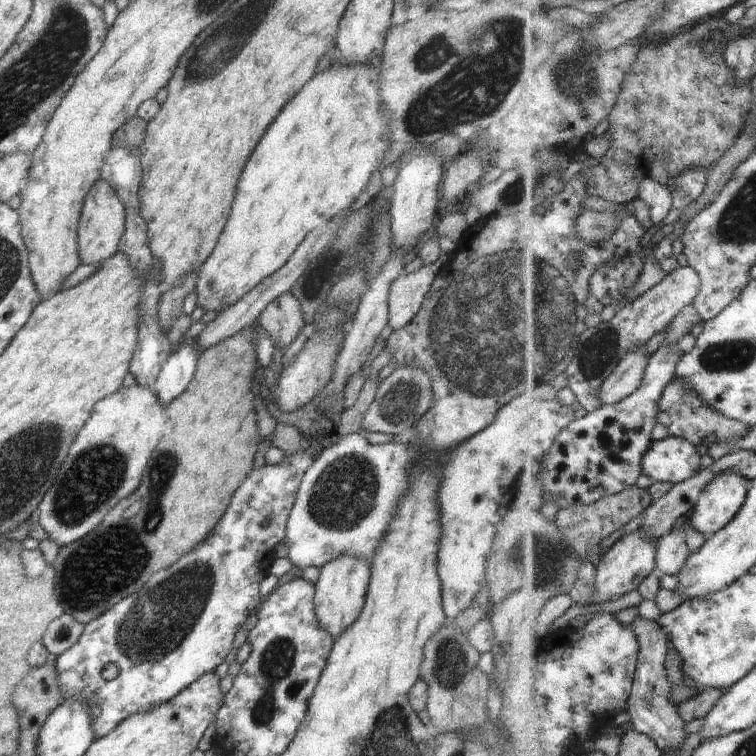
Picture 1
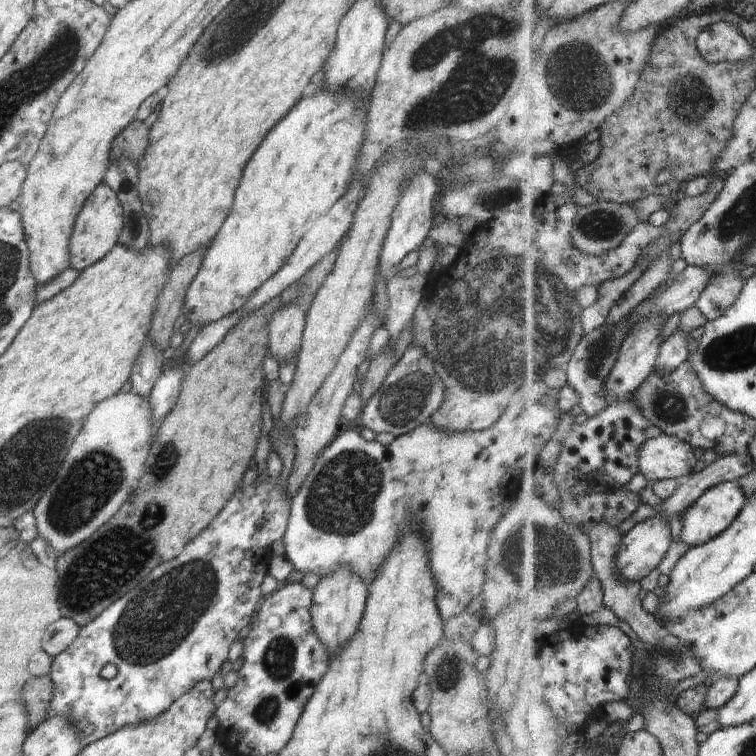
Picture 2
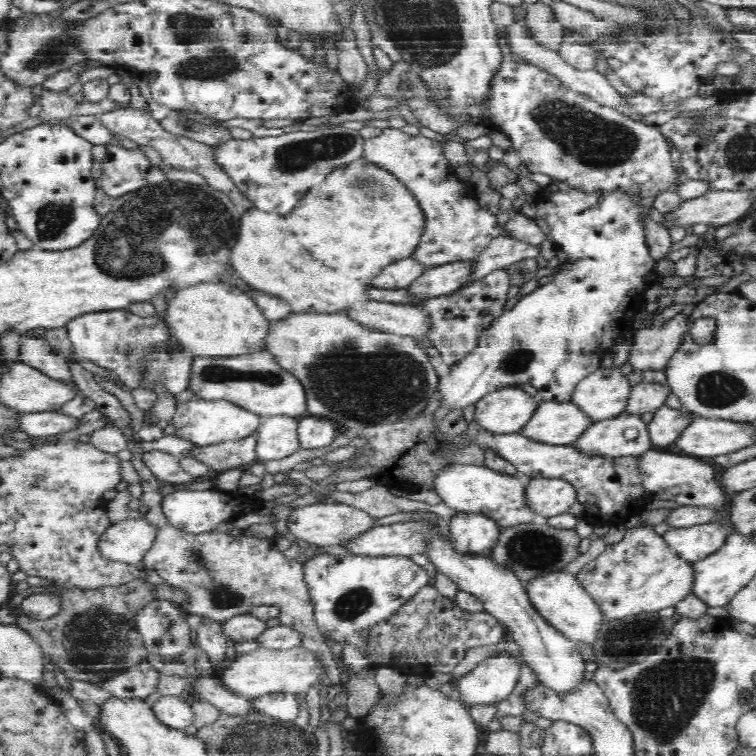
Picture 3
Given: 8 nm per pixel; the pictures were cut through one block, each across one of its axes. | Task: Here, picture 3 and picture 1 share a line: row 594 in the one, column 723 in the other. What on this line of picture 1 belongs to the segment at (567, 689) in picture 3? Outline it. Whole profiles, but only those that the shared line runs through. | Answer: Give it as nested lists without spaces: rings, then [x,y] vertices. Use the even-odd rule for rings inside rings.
[[[718,474],[714,478],[709,488],[702,492],[702,497],[698,502],[697,508],[689,516],[688,520],[693,528],[701,532],[706,538],[714,536],[720,530],[725,530],[741,513],[749,497],[750,486],[748,478],[742,474]]]

